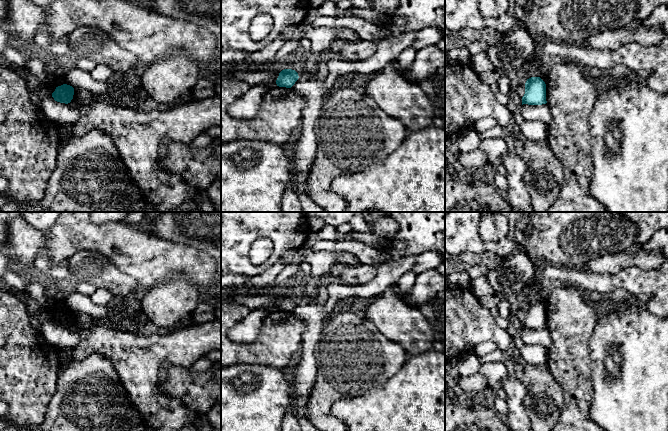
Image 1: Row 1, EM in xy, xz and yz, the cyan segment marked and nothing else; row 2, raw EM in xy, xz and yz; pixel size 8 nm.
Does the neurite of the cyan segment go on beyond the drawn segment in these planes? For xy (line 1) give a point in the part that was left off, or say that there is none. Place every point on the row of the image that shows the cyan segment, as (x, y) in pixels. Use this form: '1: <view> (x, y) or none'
1: none

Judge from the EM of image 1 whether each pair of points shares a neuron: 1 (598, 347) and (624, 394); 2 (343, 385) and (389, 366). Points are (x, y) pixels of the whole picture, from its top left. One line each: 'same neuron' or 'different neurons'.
1: same neuron
2: same neuron

